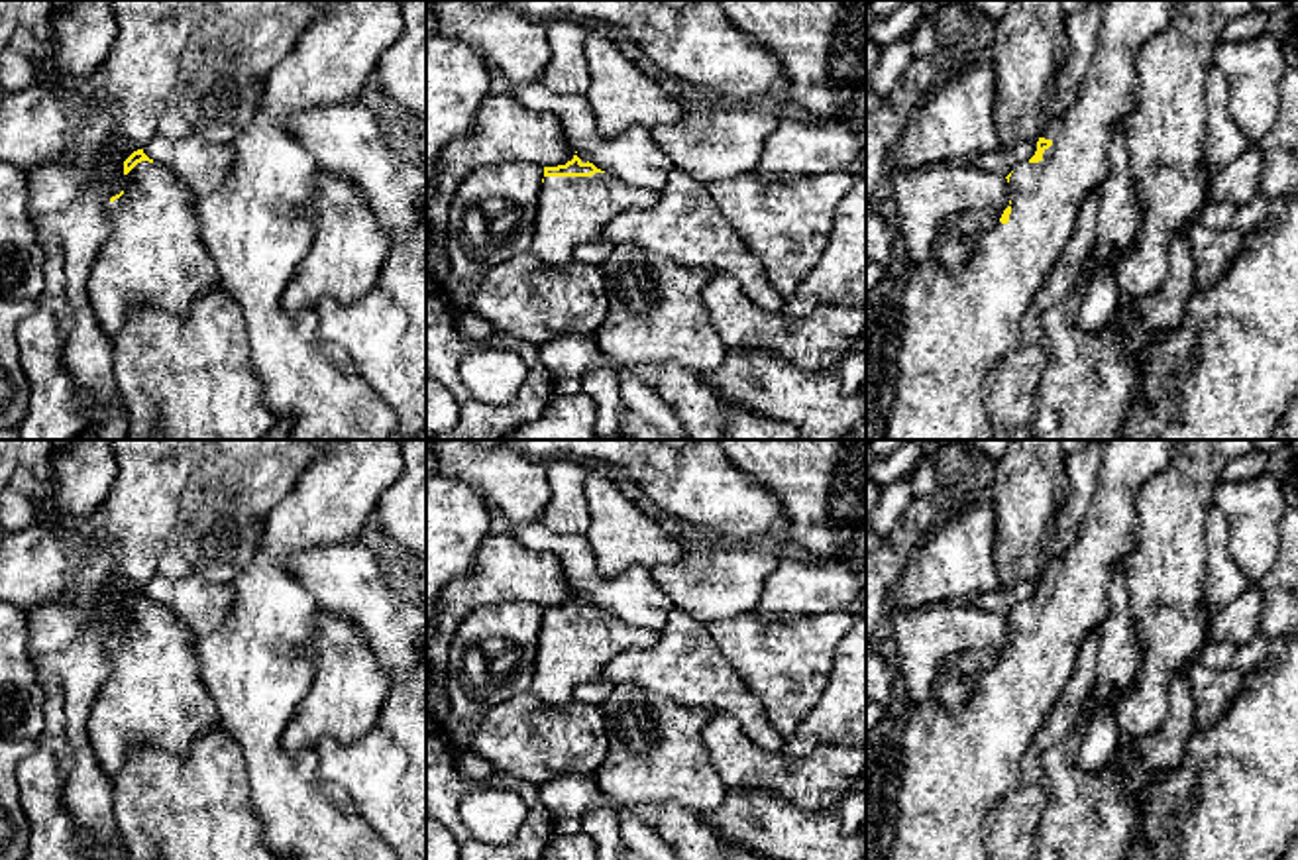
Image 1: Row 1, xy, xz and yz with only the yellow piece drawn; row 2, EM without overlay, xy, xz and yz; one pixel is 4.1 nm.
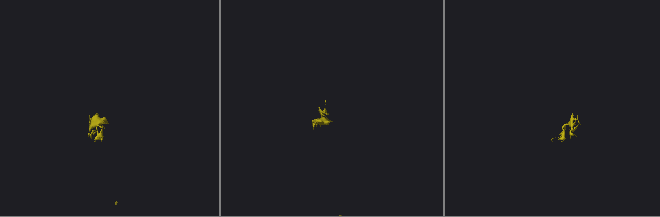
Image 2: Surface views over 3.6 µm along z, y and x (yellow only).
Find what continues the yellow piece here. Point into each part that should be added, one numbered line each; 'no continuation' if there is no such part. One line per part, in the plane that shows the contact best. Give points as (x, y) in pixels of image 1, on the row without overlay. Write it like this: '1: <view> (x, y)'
1: xz (572, 650)

